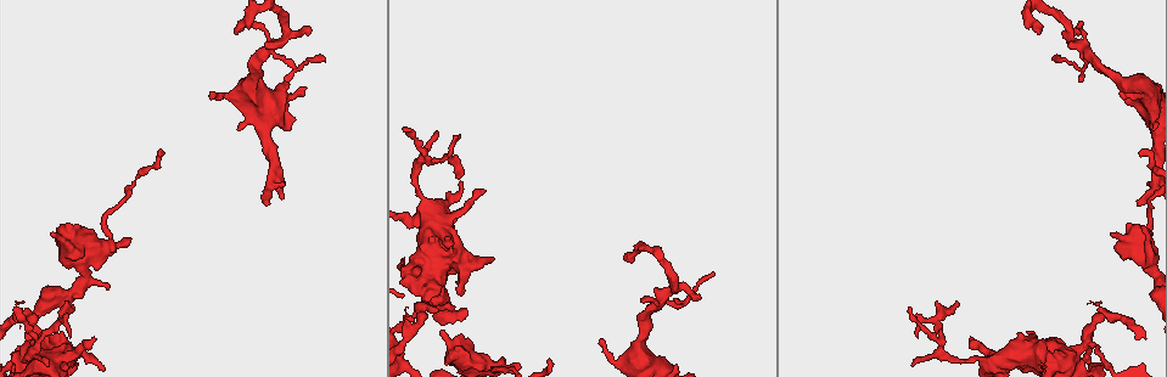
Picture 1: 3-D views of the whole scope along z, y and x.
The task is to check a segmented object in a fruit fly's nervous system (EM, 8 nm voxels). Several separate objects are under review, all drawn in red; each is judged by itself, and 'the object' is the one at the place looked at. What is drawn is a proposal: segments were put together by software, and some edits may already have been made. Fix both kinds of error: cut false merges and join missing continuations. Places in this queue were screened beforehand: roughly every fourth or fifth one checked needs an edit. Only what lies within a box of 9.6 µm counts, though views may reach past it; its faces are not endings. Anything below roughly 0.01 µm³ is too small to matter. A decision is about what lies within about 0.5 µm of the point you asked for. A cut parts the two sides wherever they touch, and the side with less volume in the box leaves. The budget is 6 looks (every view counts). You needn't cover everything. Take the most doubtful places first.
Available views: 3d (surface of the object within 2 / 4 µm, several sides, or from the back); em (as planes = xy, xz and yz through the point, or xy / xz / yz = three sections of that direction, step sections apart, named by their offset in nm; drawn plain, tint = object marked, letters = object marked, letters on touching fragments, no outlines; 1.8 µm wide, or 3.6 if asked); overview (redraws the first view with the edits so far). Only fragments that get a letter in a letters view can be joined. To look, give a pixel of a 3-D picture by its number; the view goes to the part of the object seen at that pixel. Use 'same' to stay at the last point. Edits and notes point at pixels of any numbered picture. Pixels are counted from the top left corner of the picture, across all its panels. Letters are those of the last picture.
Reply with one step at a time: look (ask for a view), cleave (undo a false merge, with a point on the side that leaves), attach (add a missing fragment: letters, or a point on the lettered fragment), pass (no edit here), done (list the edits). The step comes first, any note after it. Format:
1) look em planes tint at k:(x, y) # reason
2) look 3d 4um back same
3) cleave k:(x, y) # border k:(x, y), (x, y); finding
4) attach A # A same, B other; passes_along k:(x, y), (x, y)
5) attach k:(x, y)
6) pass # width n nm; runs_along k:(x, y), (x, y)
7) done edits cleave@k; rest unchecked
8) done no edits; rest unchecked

look em yz step 16 tint at 1:(236, 34) # an open end

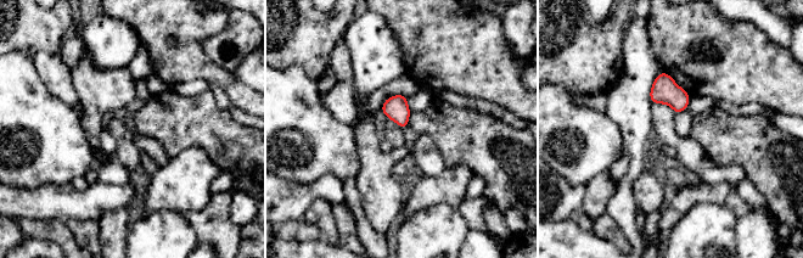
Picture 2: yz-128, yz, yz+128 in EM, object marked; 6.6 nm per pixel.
look em yz step 16 letters same

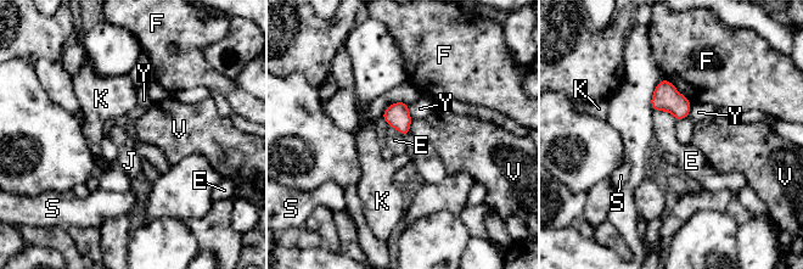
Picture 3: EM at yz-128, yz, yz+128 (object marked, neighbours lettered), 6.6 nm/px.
pass # width 160 nm; E other, F other, J other, K other, S other, V other, Y other; none of them fits

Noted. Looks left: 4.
look em planes plain at 1:(1087, 341) # abrupt turn

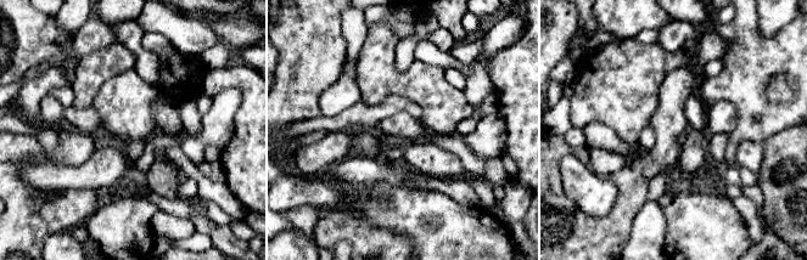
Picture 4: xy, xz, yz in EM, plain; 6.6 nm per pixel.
look em planes tint same

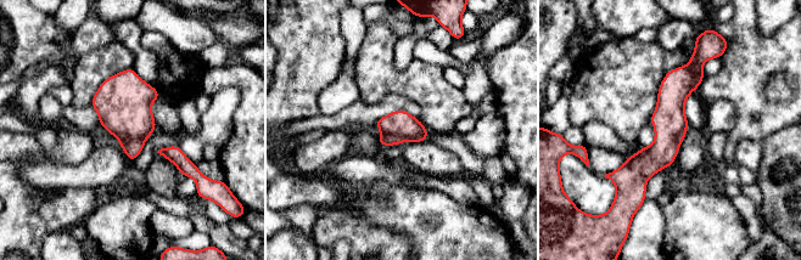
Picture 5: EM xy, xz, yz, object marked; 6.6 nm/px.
look em planes letters same # see the neighbours

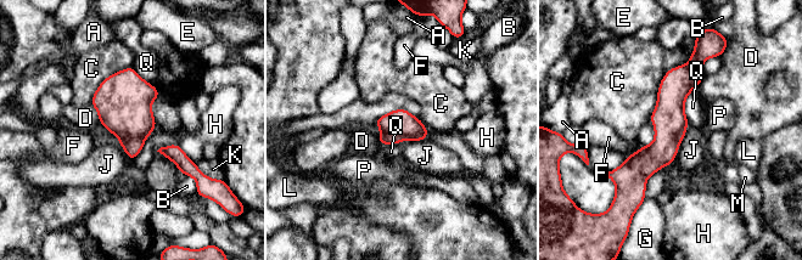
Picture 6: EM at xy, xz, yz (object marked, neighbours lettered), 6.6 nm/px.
cleave 6:(383, 137) # A other, B other, C other, D other, E other, F other, G other, H other, J other, K other, L other, M other, P other, Q other; border 6:(381, 131), (399, 134), (405, 139); two cells meet here

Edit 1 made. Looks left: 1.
done edits cleave@6; rest unchecked

